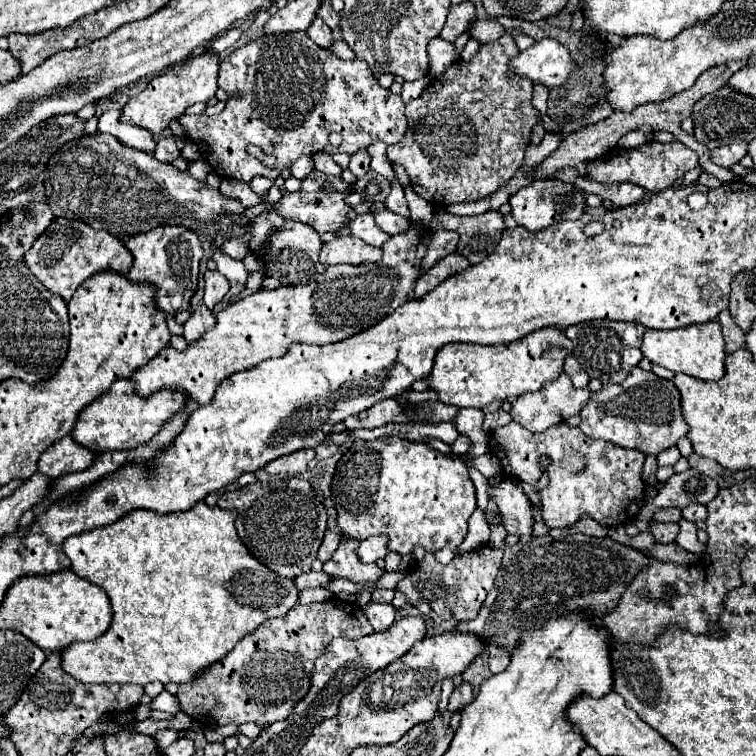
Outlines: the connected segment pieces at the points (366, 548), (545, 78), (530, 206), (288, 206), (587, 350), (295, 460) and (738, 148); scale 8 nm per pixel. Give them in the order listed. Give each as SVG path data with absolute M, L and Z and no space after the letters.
M372 536L366 540L360 540L360 548L358 548L358 558L362 562L376 562L378 558L384 558L388 548L386 548L388 538L386 536Z
M544 38L512 58L512 70L532 82L542 82L548 88L562 86L574 76L580 66L574 62L570 50L556 38Z
M546 178L546 180L534 180L528 186L524 186L524 190L512 194L508 204L512 206L512 218L516 220L516 224L528 230L542 230L560 220L578 220L584 214L586 200L584 192L578 190L576 186L560 182L558 178Z
M312 170L304 180L302 180L302 188L298 192L284 192L282 198L276 202L276 214L280 214L282 218L288 220L298 220L304 222L308 226L312 226L318 234L326 234L326 232L336 232L338 228L342 228L348 222L348 216L352 214L352 206L344 202L344 198L348 194L354 192L354 184L344 182L342 178L332 180L336 186L334 194L324 194L322 192L322 172Z
M588 320L580 324L568 326L564 332L574 344L574 358L582 364L582 368L590 374L590 378L600 378L604 384L622 382L628 372L640 362L640 342L644 334L644 326L636 322L616 322L616 320Z
M304 448L298 450L296 454L286 454L284 458L276 458L272 462L268 462L268 466L264 466L264 470L270 476L300 476L302 472L308 470L308 462L314 458L314 450L312 448Z
M734 142L730 146L720 146L711 151L712 162L716 162L718 166L724 166L724 168L730 168L732 164L740 162L748 152L748 146L746 142Z

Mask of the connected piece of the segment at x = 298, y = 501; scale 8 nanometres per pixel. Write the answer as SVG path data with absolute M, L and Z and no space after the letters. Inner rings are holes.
M290 478L284 488L272 488L270 484L256 482L222 494L218 506L238 512L238 536L264 566L286 578L294 578L310 570L326 532L326 510L314 496L310 482Z

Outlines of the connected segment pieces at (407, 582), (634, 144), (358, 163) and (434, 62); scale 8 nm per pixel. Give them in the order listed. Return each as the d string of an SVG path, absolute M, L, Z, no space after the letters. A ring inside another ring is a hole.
M482 546L474 552L464 554L462 558L454 558L450 564L440 566L434 558L434 554L426 552L426 558L416 564L416 568L398 584L398 590L402 590L410 604L426 602L442 620L472 620L476 618L488 590L494 584L494 578L498 574L502 560L502 550Z
M632 130L632 132L628 132L628 134L624 134L624 136L620 138L618 148L626 148L626 150L638 148L638 146L642 146L642 144L650 142L650 140L652 140L652 136L654 136L652 132L650 132L650 134L646 134L646 132L640 132L640 130Z
M360 150L356 154L352 154L350 158L350 170L356 178L362 178L368 170L370 170L370 154L366 150Z
M434 38L434 40L430 40L430 44L428 44L428 56L430 56L430 78L432 80L436 80L446 68L448 68L448 64L452 64L454 62L454 56L456 56L456 52L454 52L454 44L450 44L448 40L444 40L444 38Z

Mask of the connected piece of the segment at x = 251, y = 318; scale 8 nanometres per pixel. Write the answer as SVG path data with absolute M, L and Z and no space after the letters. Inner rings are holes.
M410 226L410 230L406 230L404 234L392 236L382 246L384 256L380 260L380 268L378 268L378 264L364 264L364 266L336 264L336 266L328 266L328 270L318 280L312 280L308 284L280 286L276 290L262 290L252 296L232 302L230 306L226 306L224 310L220 310L216 314L216 324L210 330L206 330L206 334L202 334L202 338L198 338L196 342L190 342L184 352L180 352L172 346L166 346L164 350L160 350L160 354L156 358L152 358L152 362L148 362L148 366L144 366L144 370L136 370L136 374L132 374L132 378L130 378L134 384L134 390L140 396L148 396L148 394L162 390L162 388L182 388L190 394L190 398L194 402L208 404L214 398L214 392L224 378L228 378L230 374L234 374L238 370L254 368L266 358L282 356L290 348L290 344L296 344L296 342L318 344L318 346L320 344L334 344L334 342L346 340L346 338L374 326L384 316L392 314L408 298L408 294L414 288L414 282L418 278L418 266L420 266L424 252L426 252L428 240L430 240L430 230Z

